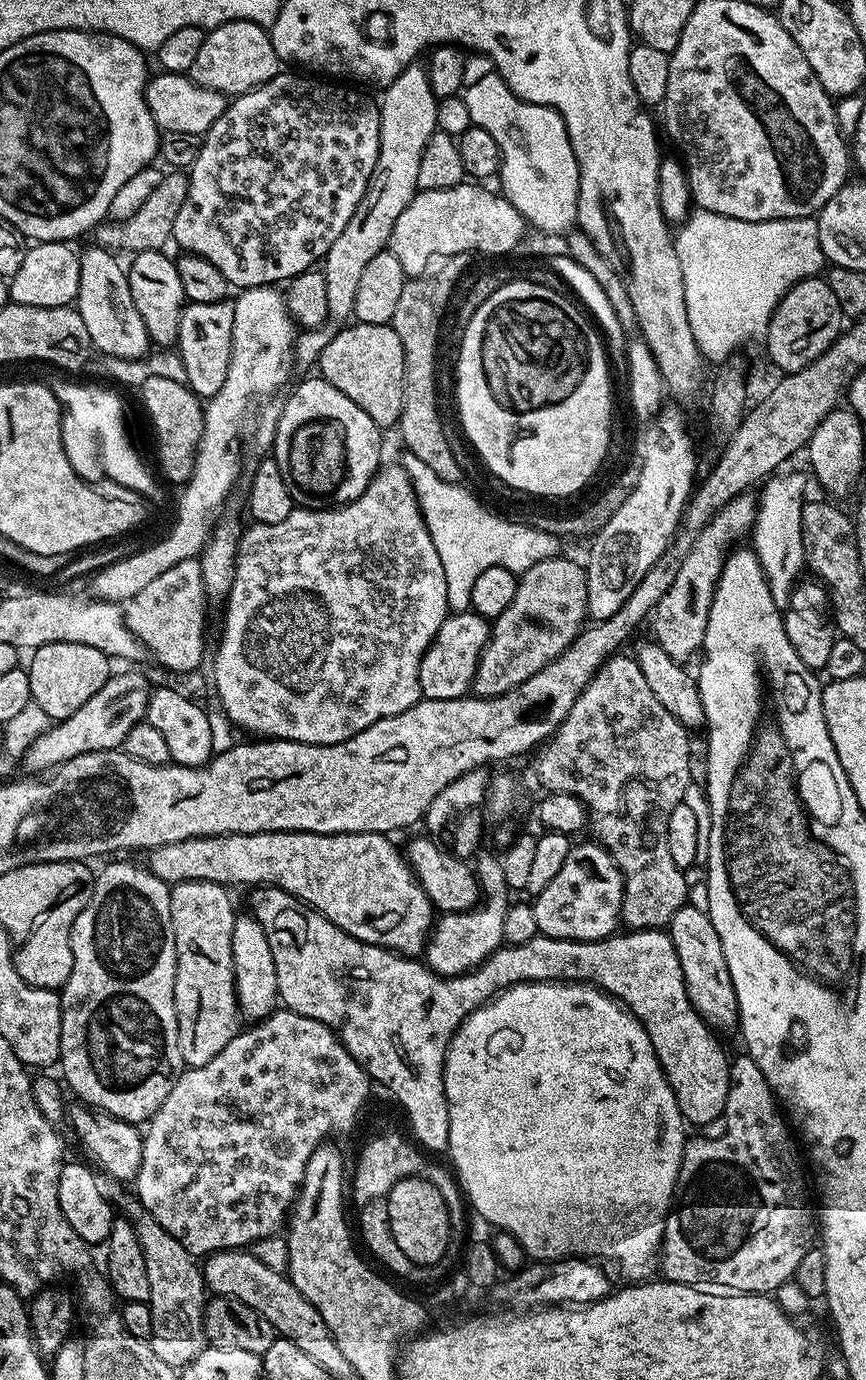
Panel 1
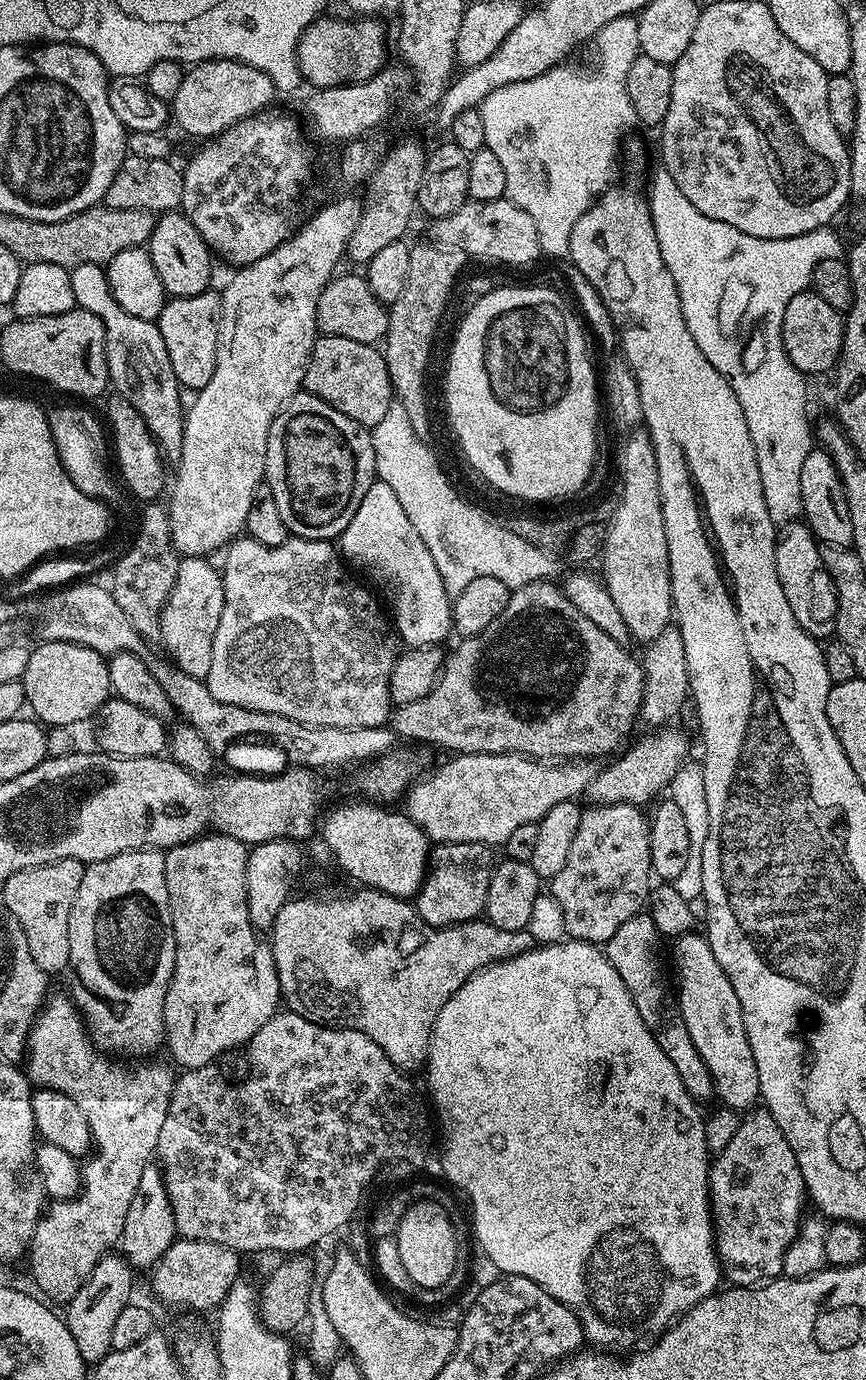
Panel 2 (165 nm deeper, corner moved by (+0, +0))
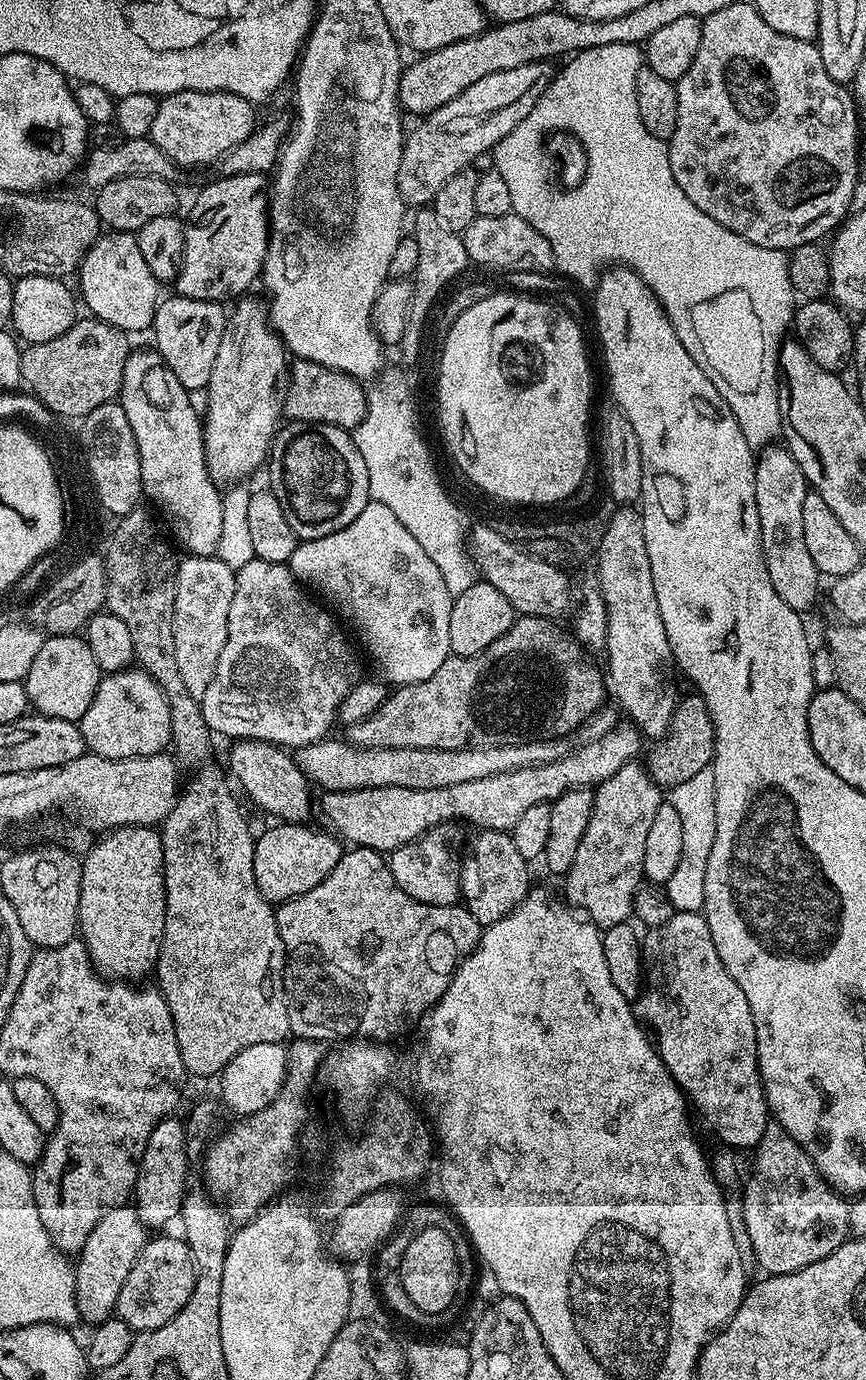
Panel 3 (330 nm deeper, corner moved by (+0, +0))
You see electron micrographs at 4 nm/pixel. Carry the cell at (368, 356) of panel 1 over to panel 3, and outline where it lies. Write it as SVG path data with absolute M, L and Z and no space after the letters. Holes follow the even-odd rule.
M309 360L291 361L283 398L283 415L287 419L289 416L292 420L300 420L296 422L303 422L305 425L329 424L355 430L368 413L368 392L361 381L354 376L347 376L345 372Z

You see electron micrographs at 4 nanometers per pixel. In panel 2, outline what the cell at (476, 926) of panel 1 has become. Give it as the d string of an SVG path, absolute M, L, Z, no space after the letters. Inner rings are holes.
M478 842L436 844L430 852L428 875L414 897L417 914L435 928L448 928L452 924L483 917L494 867L492 852L489 845Z

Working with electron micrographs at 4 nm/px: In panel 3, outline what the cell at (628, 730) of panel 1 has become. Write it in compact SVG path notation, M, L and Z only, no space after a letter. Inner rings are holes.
M517 615L516 621L498 638L498 642L490 642L482 654L473 656L453 656L451 654L426 678L417 684L401 684L395 690L385 695L382 706L370 714L362 722L351 725L347 729L346 739L349 744L356 744L359 748L433 748L434 750L458 750L459 748L497 748L498 746L510 746L511 744L529 744L531 740L559 740L568 738L568 735L575 733L583 726L593 714L605 707L604 688L606 692L606 676L587 660L585 649L571 631L563 632L559 623L553 622L546 616L522 616Z

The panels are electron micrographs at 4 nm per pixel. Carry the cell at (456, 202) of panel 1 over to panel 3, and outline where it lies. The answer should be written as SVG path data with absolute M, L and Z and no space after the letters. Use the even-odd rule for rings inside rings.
M509 214L498 218L477 216L474 222L462 233L464 254L476 264L489 264L492 268L517 268L520 272L552 272L555 269L554 254L550 242L530 226L522 217Z

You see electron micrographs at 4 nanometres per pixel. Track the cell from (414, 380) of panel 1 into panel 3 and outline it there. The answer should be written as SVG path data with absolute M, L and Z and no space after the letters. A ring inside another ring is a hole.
M424 206L419 209L416 217L410 220L410 235L418 242L418 266L414 277L414 287L412 289L412 312L408 315L408 325L404 331L404 337L400 339L401 349L411 349L417 341L417 329L420 328L422 313L429 305L434 293L440 288L444 281L453 283L456 275L463 270L466 265L464 254L463 235L446 226L438 219L438 214L433 212L431 207Z

